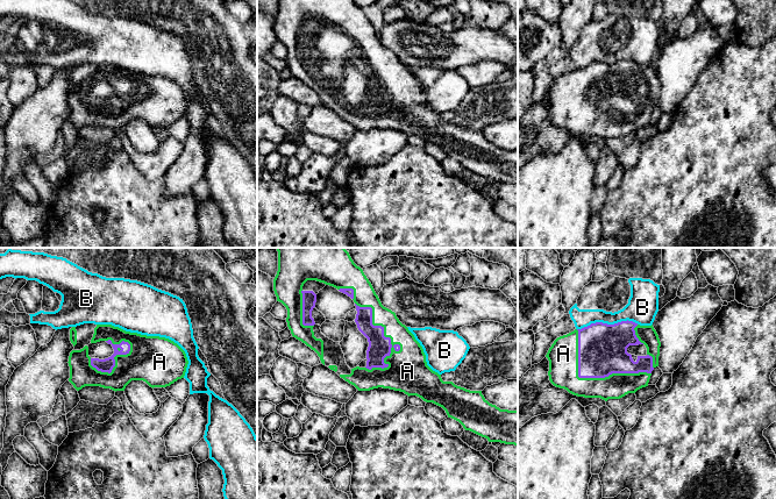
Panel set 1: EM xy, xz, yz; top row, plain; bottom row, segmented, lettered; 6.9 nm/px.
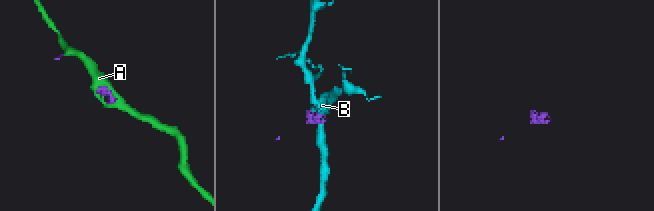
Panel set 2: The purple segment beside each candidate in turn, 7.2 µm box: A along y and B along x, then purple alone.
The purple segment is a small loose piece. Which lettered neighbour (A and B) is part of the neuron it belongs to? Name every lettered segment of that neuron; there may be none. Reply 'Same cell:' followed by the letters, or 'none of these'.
Same cell: A

